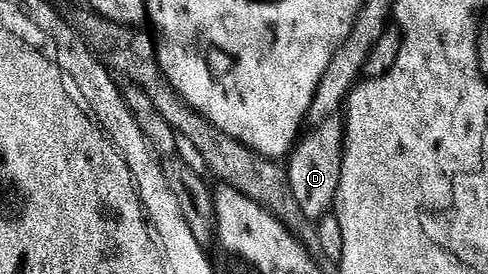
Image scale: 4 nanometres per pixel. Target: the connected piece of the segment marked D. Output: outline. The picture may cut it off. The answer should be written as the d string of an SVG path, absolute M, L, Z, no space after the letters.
M339 116L327 117L321 125L315 126L311 131L313 133L305 132L299 138L296 148L287 158L286 168L290 179L290 191L294 191L294 199L298 199L298 207L302 207L302 215L306 215L309 221L319 222L321 217L327 217L333 212L338 195L338 183L342 183L344 122Z

